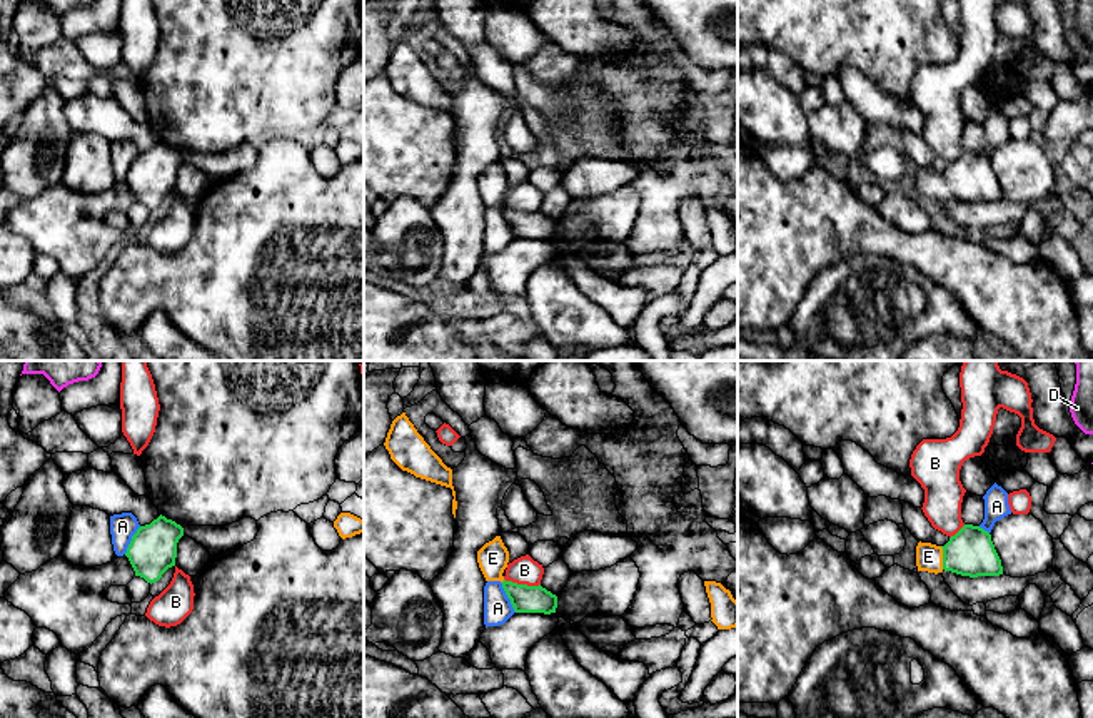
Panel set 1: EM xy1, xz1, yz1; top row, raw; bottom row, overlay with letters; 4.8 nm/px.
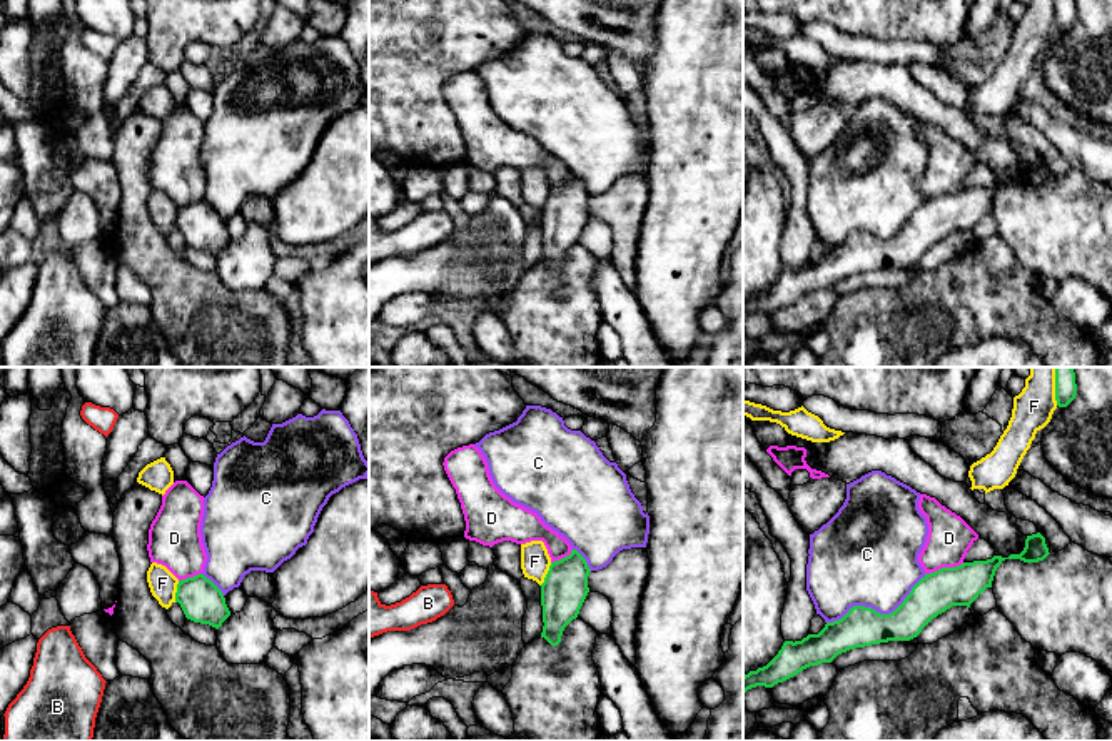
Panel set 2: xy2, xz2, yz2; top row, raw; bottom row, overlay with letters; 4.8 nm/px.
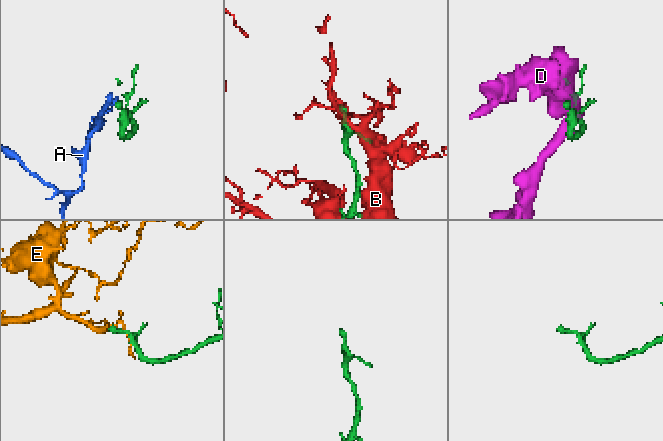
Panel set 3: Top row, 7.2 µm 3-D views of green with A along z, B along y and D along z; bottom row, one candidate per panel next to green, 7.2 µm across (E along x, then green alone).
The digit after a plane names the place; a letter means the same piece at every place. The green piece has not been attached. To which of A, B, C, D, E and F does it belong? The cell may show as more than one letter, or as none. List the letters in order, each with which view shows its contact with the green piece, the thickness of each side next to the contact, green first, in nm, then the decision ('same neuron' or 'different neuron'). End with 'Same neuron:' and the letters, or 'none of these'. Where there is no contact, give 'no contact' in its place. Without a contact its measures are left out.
A: xz1 | 130/140 nm | different neuron
B: xz1 | 130/140 nm | different neuron
C: yz2 | 190/440 nm | different neuron
D: yz2 | 200/220 nm | different neuron
E: yz1 | 220/130 nm | same neuron
F: xz2 | 220/140 nm | different neuron
Same neuron: E

